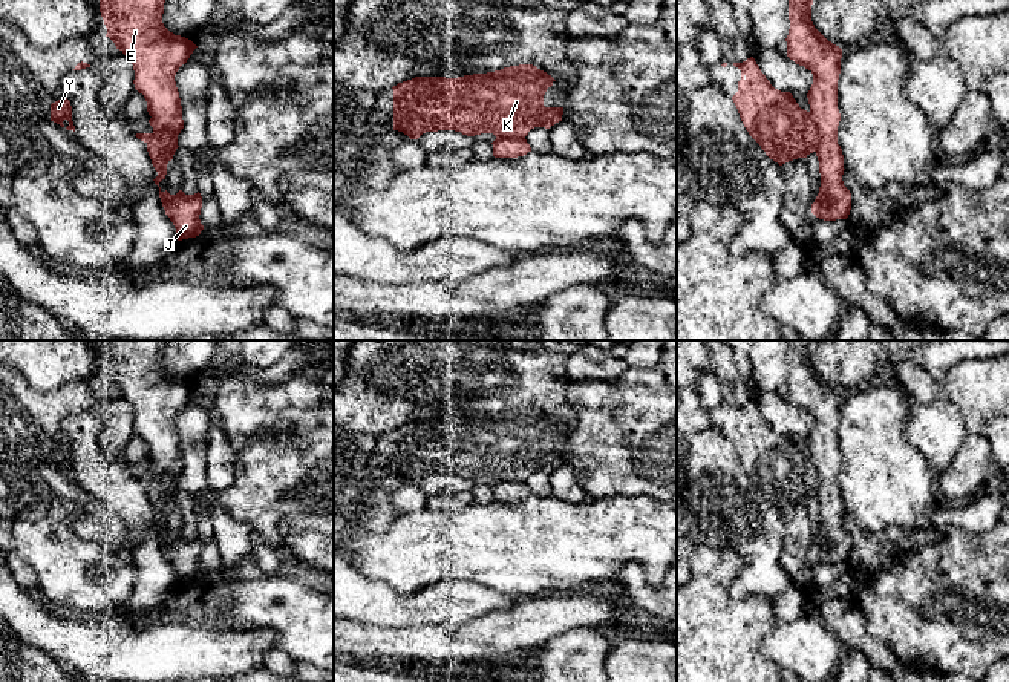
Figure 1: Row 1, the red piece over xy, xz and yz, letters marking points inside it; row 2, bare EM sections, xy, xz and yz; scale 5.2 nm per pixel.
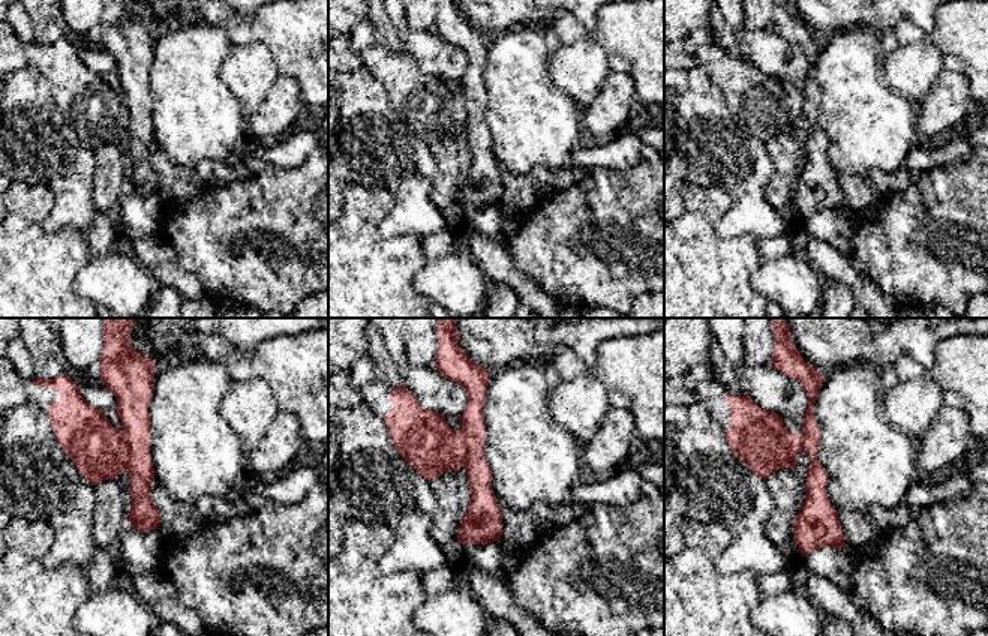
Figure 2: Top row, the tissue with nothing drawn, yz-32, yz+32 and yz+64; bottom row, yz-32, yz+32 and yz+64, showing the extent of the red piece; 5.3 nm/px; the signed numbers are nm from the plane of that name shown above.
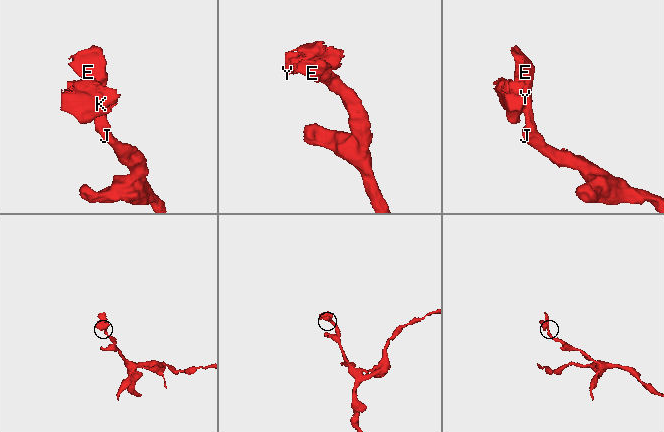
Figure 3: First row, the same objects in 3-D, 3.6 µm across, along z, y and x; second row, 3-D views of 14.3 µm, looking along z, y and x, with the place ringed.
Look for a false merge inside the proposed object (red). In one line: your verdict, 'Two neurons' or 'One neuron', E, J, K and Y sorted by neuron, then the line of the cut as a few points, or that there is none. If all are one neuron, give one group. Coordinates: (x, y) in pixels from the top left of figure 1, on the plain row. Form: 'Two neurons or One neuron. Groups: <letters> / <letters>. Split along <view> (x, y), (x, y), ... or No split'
Two neurons. Groups: E J / K Y. Split along yz (810, 454), (816, 472), (816, 494)

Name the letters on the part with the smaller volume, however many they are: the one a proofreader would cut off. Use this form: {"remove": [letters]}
{"remove": ["K", "Y"]}

